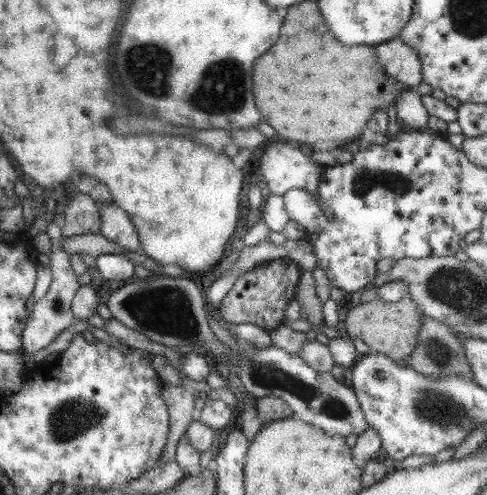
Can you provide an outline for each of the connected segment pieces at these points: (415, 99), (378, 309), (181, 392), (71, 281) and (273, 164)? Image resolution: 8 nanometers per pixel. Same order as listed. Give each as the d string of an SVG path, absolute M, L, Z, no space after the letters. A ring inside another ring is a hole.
M414 88L403 89L394 100L396 118L402 120L407 129L421 131L427 124L428 114L421 104L419 93Z
M408 295L397 302L383 302L379 298L351 307L345 315L345 332L350 338L357 338L367 345L370 352L383 354L397 363L405 363L415 350L416 334L420 327L421 312Z
M163 384L161 396L168 410L168 435L166 436L165 448L161 451L161 460L171 462L175 444L184 436L189 423L196 417L193 408L195 394L189 394L183 387Z
M60 222L47 224L46 235L51 242L50 268L52 273L51 284L46 295L38 298L31 311L26 313L26 321L21 331L21 345L25 356L32 356L38 350L45 348L57 338L57 334L75 323L77 319L70 311L70 300L75 296L75 290L79 288L78 280L71 269L70 256L61 249L61 225Z
M287 144L267 146L259 159L258 170L271 195L282 196L289 189L316 189L323 165L313 162L307 150L295 150Z

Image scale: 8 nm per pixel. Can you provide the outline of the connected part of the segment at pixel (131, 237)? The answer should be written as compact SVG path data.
M115 203L99 205L99 235L117 244L129 252L137 253L139 240L133 224L123 210L119 210Z

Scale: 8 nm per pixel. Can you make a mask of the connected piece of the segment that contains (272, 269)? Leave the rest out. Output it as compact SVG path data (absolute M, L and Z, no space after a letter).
M285 257L274 259L241 274L235 278L233 286L221 300L218 311L228 324L249 323L269 332L272 328L278 327L285 318L283 312L287 303L294 300L300 272L300 268Z

